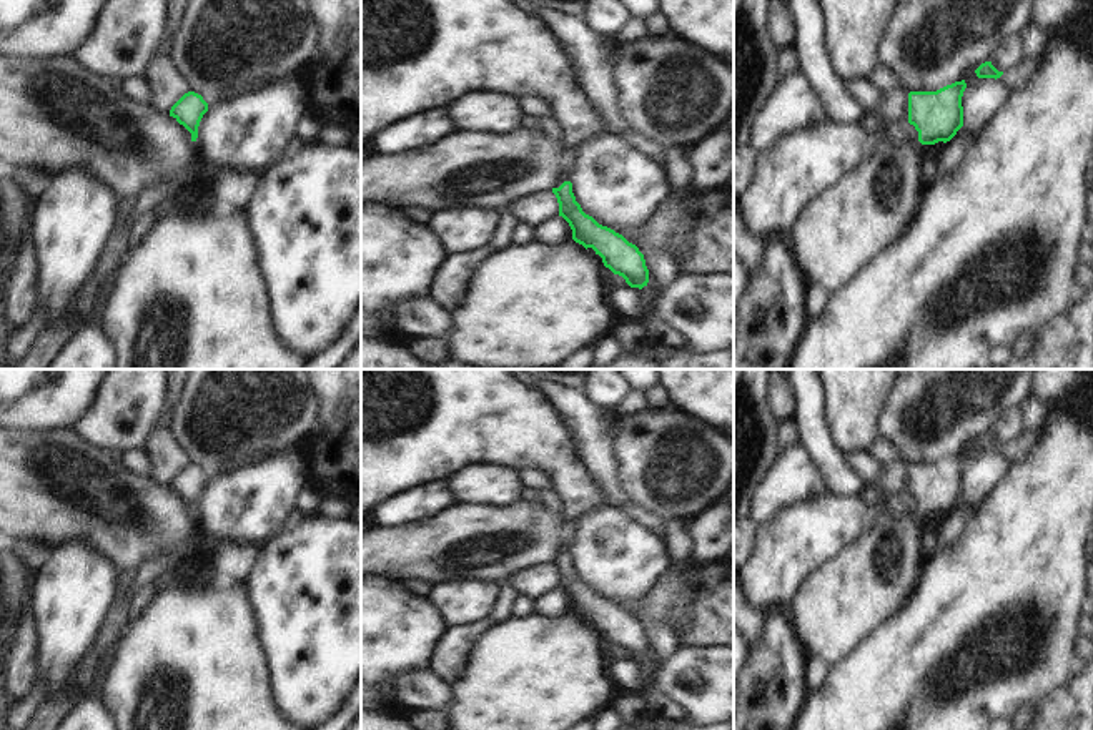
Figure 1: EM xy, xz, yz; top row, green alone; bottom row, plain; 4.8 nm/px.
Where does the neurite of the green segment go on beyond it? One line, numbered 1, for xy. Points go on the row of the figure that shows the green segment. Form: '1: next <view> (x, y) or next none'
1: next none

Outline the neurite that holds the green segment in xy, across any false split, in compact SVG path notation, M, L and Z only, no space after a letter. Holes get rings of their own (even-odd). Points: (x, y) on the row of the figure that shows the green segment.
M188 91L171 106L170 116L191 133L191 141L196 141L198 126L206 111L208 103L203 96L195 91Z

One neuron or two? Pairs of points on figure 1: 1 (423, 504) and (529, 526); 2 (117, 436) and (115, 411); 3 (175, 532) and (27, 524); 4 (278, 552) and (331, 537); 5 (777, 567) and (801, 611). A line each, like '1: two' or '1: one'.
1: two
2: one
3: one
4: one
5: two

